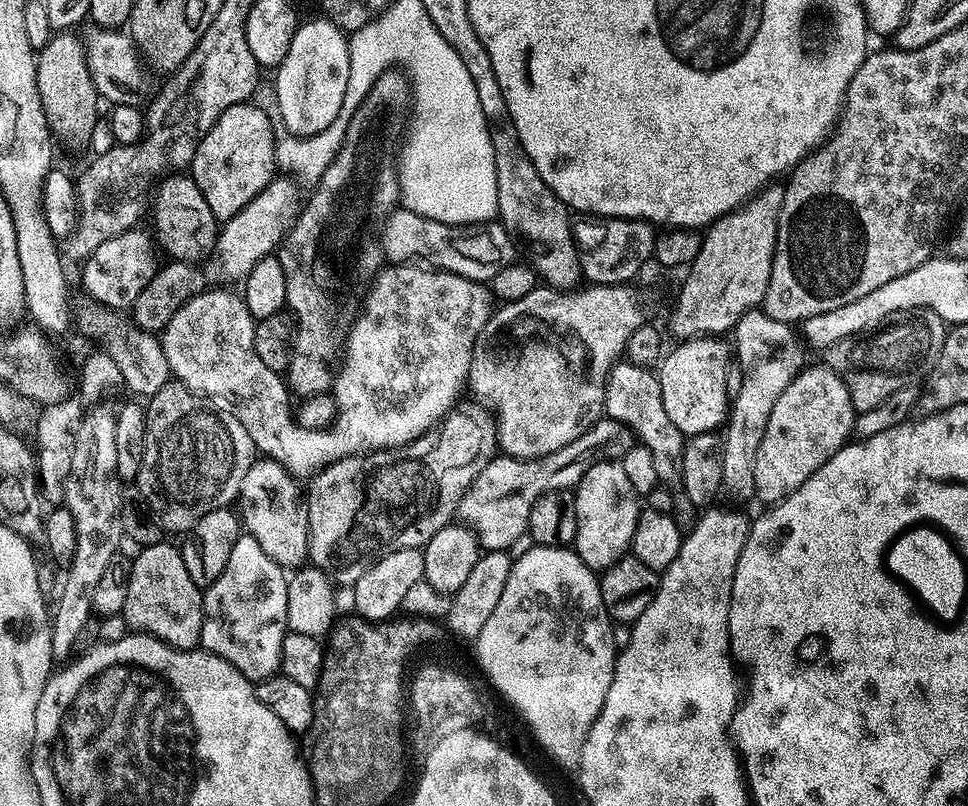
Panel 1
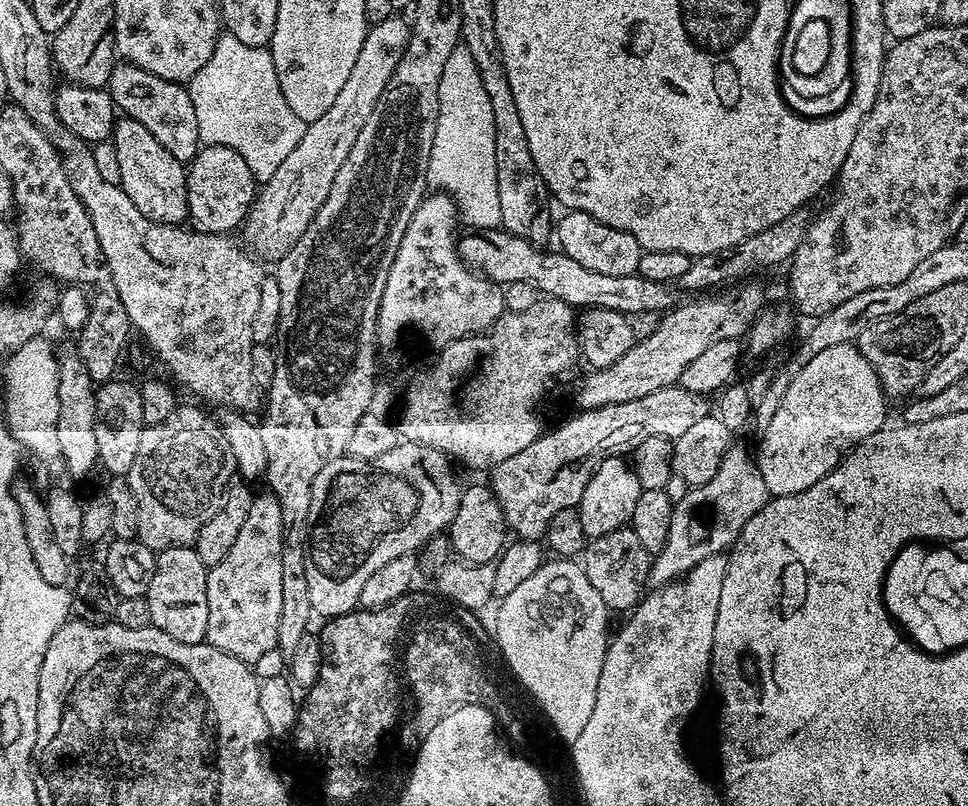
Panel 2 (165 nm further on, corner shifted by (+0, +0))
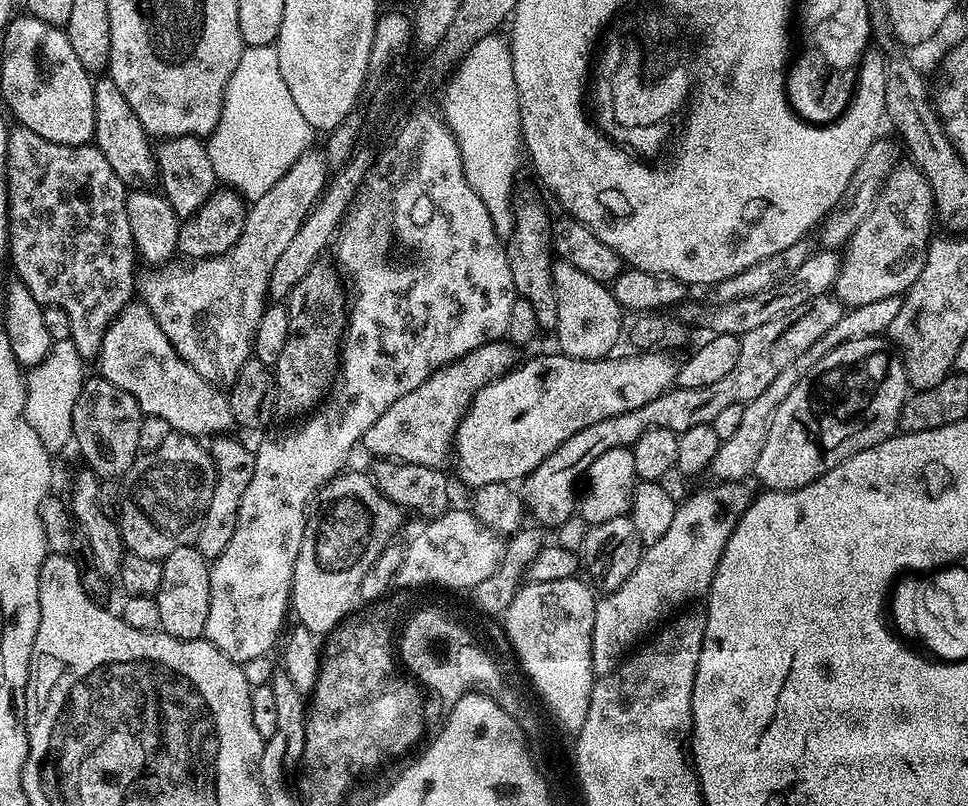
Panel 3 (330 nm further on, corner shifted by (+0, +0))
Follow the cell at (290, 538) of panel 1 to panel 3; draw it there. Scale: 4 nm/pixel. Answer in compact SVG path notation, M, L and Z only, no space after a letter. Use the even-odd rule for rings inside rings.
M143 303L129 304L112 321L100 347L99 364L101 376L134 397L143 415L168 422L174 432L197 438L212 438L227 433L228 427L233 427L228 396L217 385L202 378L202 374L195 372L177 354Z

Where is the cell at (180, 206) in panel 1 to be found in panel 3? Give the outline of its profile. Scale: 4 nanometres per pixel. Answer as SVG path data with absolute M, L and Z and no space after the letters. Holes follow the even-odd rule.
M100 78L94 83L94 126L96 135L94 143L102 150L106 162L110 162L114 174L122 178L122 182L129 189L143 189L145 186L157 179L158 165L154 155L154 148L151 148L150 137L144 131L142 122L138 122L138 114L130 110L130 102L118 86L110 78Z

